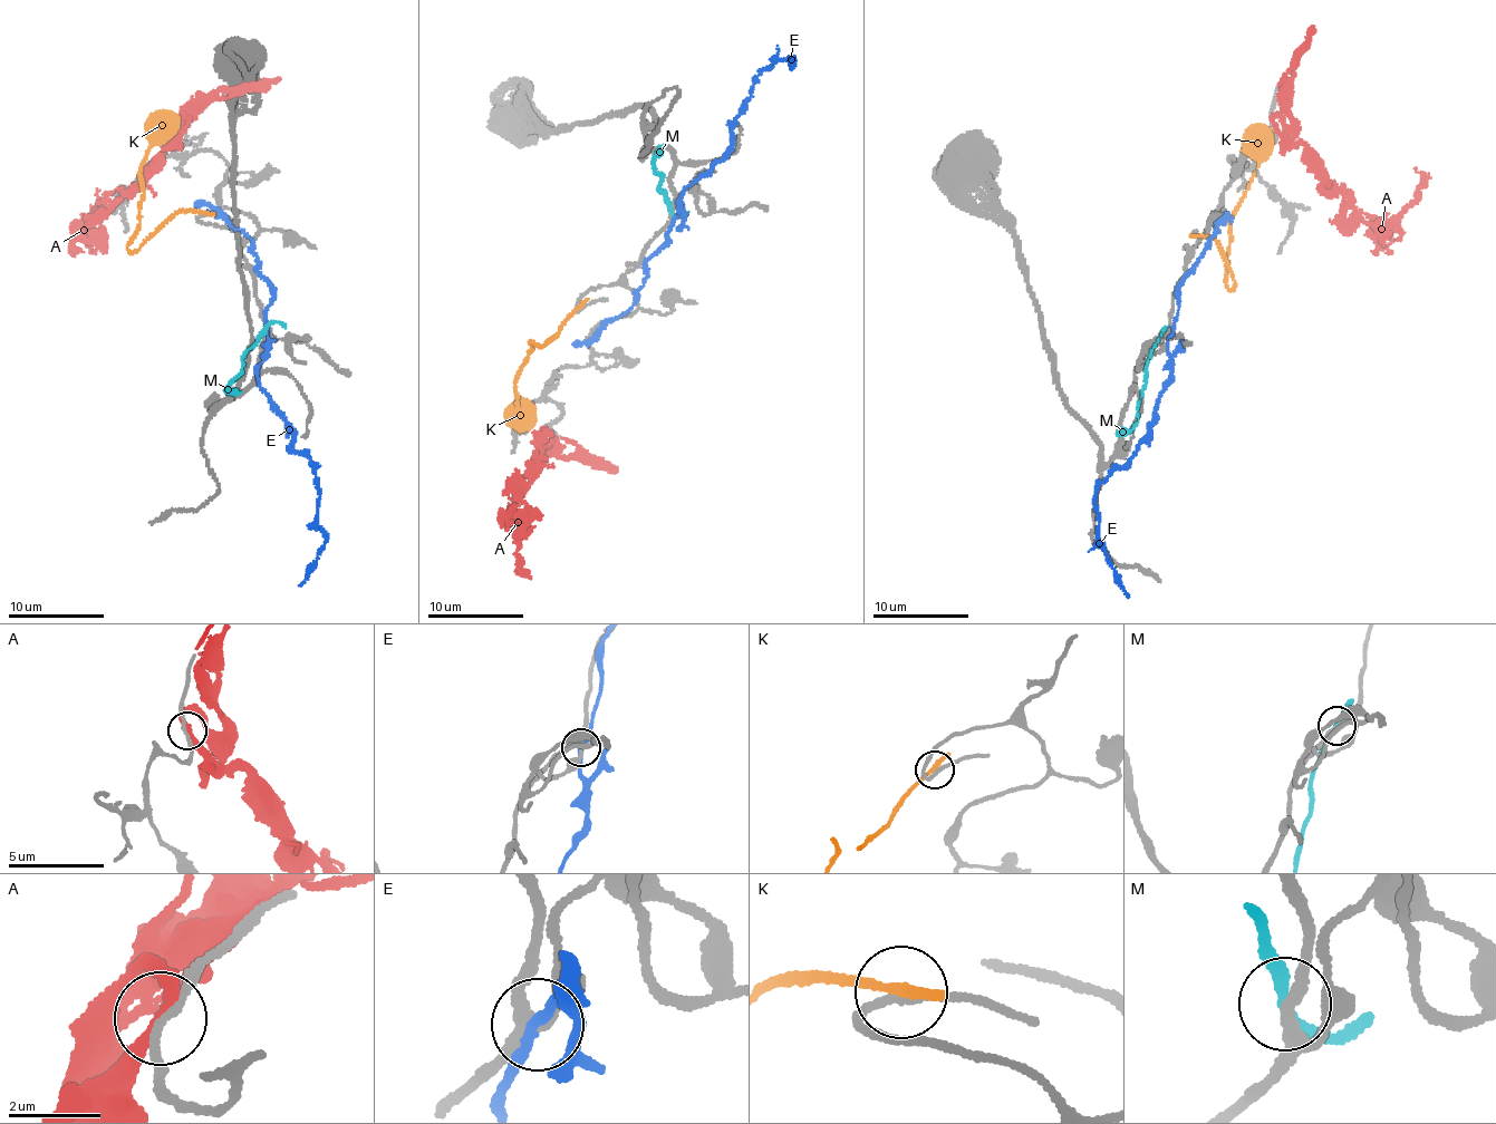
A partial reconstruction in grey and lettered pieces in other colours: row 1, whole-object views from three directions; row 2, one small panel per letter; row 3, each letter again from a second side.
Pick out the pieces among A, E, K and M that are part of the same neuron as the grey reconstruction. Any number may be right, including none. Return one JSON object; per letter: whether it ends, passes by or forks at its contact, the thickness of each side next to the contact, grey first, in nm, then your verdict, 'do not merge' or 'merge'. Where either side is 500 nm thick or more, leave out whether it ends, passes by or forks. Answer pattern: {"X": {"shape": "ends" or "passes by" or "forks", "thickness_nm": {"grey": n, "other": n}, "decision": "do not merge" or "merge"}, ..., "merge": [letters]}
{"A": {"shape": "passes by", "thickness_nm": {"grey": 170, "other": 260}, "decision": "merge"}, "E": {"shape": "passes by", "thickness_nm": {"grey": 240, "other": 200}, "decision": "do not merge"}, "K": {"shape": "ends", "thickness_nm": {"grey": 180, "other": 280}, "decision": "do not merge"}, "M": {"shape": "passes by", "thickness_nm": {"grey": 220, "other": 240}, "decision": "do not merge"}, "merge": ["A"]}

